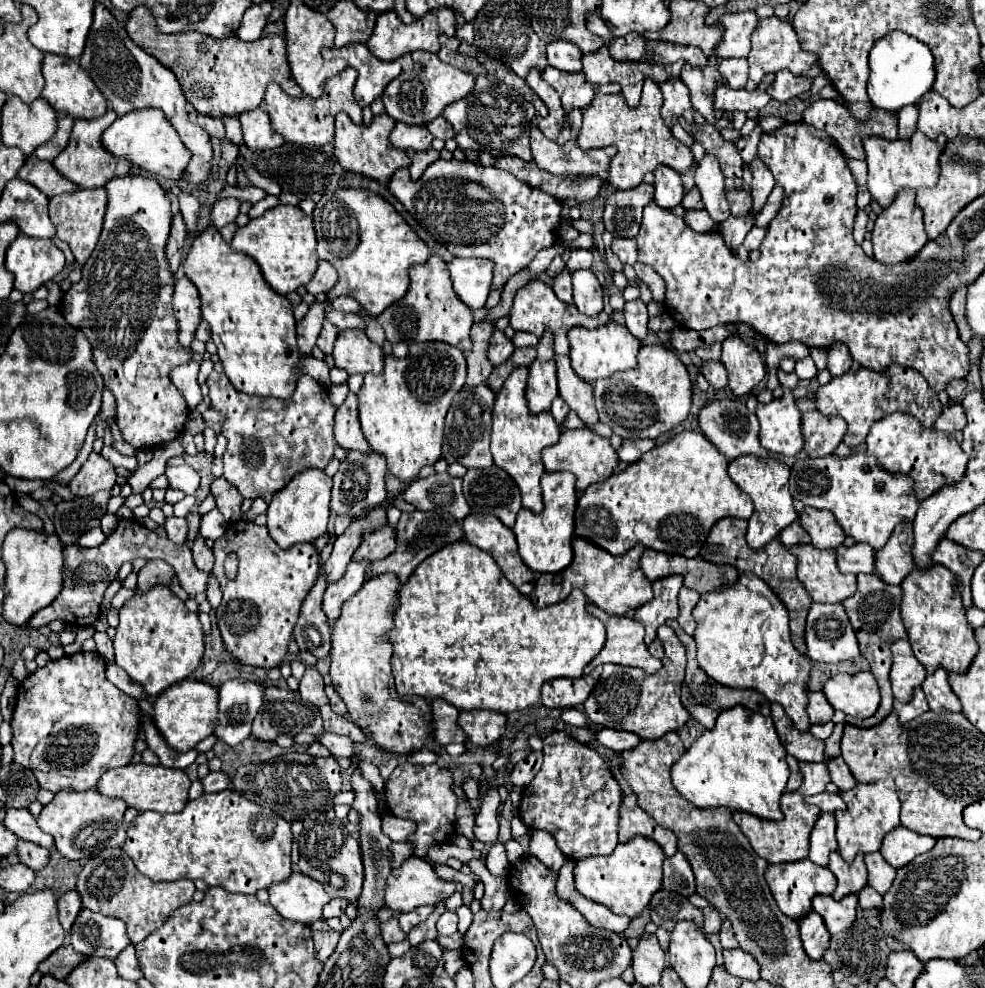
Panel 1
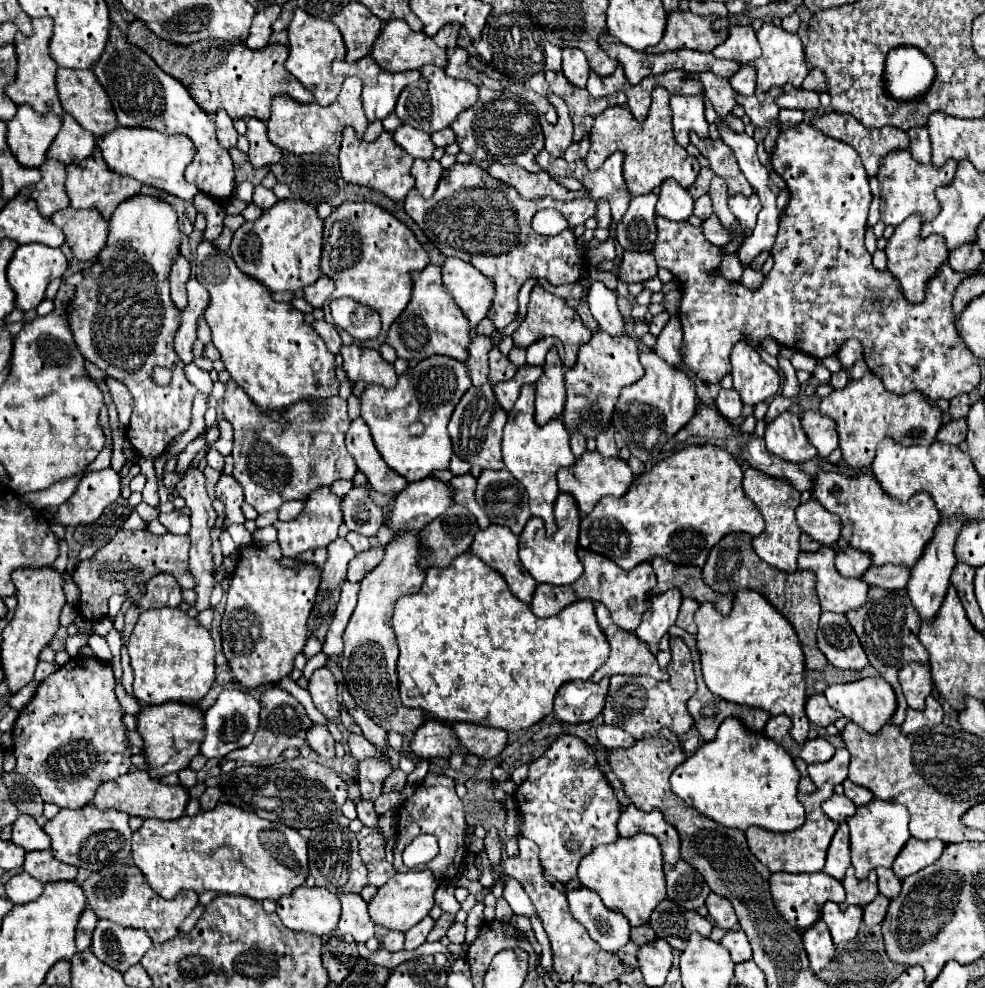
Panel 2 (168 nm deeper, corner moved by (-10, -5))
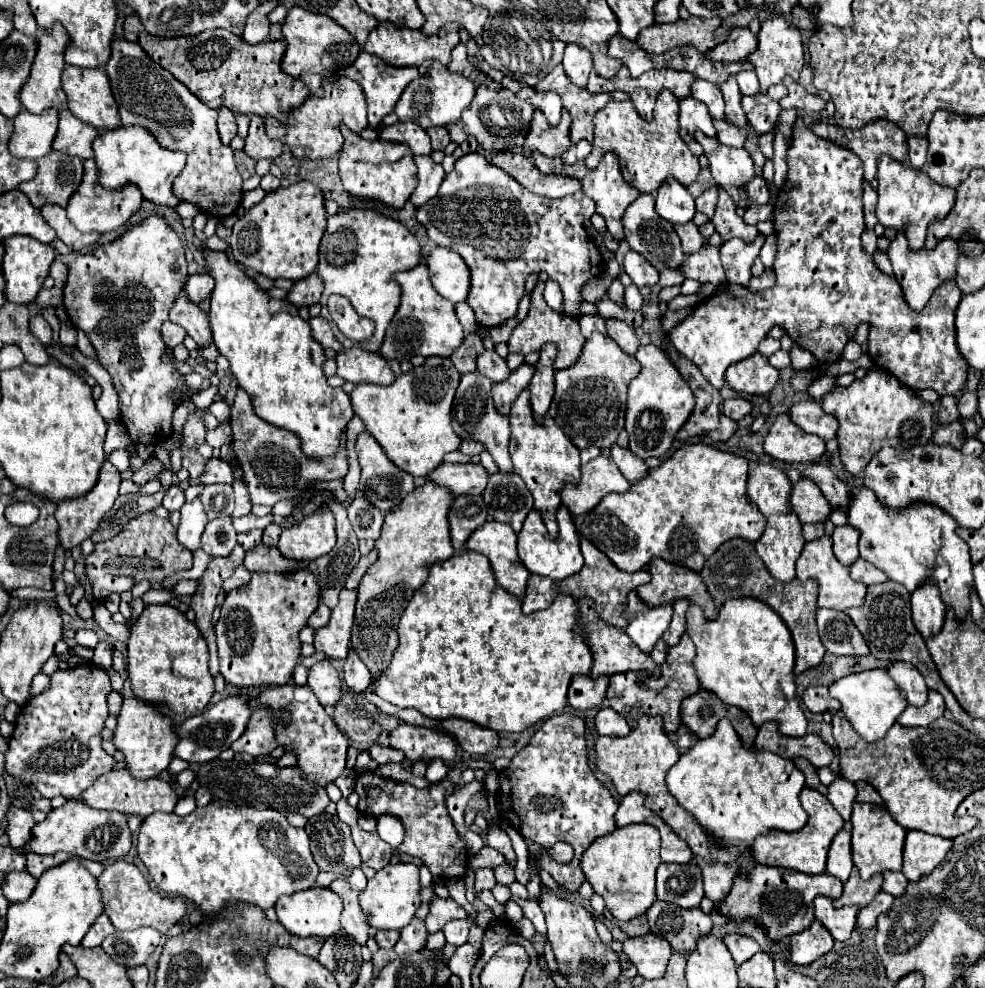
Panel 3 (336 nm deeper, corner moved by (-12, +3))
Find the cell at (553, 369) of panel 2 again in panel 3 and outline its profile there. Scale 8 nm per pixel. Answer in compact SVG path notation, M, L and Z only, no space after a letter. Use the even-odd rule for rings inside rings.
M543 344L541 352L539 352L539 360L535 364L535 374L531 378L529 384L529 392L531 392L531 408L533 408L533 418L537 422L541 422L549 410L551 398L553 398L553 388L555 388L555 380L553 380L553 360L557 356L557 348L555 344Z

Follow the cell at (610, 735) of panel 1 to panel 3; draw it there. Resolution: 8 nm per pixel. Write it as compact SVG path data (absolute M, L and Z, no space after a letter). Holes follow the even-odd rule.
M601 708L597 712L595 728L599 736L627 736L631 732L627 720L619 712L613 712L613 708Z

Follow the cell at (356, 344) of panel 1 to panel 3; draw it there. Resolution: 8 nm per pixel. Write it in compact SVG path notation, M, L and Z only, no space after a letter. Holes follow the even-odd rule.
M357 346L341 348L335 360L337 360L337 376L353 384L367 382L389 386L395 380L387 360L381 358L377 352L365 352L363 348Z

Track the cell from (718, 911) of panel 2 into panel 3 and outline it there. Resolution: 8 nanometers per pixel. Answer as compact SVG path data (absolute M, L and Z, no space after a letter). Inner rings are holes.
M719 720L715 734L695 742L685 754L681 754L679 762L667 772L665 782L671 796L677 800L677 804L685 808L707 834L713 836L711 838L713 856L709 860L695 858L697 864L701 864L705 896L711 898L713 902L719 902L729 894L733 886L733 878L737 874L733 872L733 864L737 864L737 856L741 856L741 852L751 850L753 840L757 836L769 834L771 830L799 832L807 822L807 812L801 808L799 802L799 792L805 786L805 776L793 766L791 760L783 760L779 756L763 754L755 750L745 750L741 746L737 732L731 728L729 720Z

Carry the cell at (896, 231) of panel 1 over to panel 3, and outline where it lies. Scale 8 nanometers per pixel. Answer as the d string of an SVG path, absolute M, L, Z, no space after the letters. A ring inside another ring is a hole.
M897 234L897 238L891 242L891 246L889 246L889 250L887 250L887 256L889 256L889 260L891 260L895 278L897 278L897 282L899 282L901 288L903 288L905 302L909 304L909 308L923 310L925 304L929 302L929 298L933 296L933 292L935 292L945 280L955 280L955 266L957 266L957 258L959 258L959 246L957 246L951 238L945 238L945 240L939 242L933 250L921 248L921 250L917 250L917 252L909 252L907 238L905 238L903 234Z

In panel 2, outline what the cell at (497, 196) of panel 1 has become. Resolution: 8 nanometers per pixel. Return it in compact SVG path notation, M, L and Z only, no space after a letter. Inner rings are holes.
M455 162L443 172L431 200L423 200L423 196L413 188L407 194L405 212L445 256L461 258L495 280L497 294L487 316L493 320L497 330L503 330L511 320L515 320L517 292L529 278L545 278L555 286L577 282L581 278L587 262L577 252L573 226L591 218L595 214L595 204L589 196L571 202L559 202L549 196L525 200L515 188L491 178L477 164ZM541 208L555 208L561 212L569 222L569 228L557 236L537 234L531 228L531 218Z

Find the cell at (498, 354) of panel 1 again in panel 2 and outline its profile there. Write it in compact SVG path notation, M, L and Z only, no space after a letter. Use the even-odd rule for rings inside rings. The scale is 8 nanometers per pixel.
M493 348L489 352L489 368L491 368L491 372L489 372L489 382L491 384L511 380L517 372L517 366L507 356L503 356L497 348Z

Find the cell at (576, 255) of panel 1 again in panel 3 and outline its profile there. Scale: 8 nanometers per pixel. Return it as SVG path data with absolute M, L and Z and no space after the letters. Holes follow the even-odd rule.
M607 152L607 154L601 158L601 162L599 162L599 166L597 166L595 170L589 170L583 162L577 162L577 164L573 164L573 166L559 164L555 172L557 172L557 174L565 174L565 176L573 176L573 178L577 178L577 180L581 182L583 192L597 202L597 214L601 214L601 216L605 218L607 230L611 232L611 236L621 240L621 238L623 238L623 222L621 222L621 218L623 218L627 206L639 196L639 192L623 180L621 170L619 170L619 160L617 160L617 156L615 156L613 152Z

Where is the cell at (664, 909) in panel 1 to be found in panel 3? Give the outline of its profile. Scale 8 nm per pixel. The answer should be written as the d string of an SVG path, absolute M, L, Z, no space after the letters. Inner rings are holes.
M655 902L647 910L651 932L665 938L675 952L689 954L697 940L711 932L711 918L699 908L679 908L667 902Z

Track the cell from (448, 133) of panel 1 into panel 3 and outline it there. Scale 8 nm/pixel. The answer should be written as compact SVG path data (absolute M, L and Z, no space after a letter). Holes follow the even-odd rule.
M431 126L431 128L427 128L427 134L431 136L433 152L435 150L445 150L445 146L449 144L449 132L443 126Z

